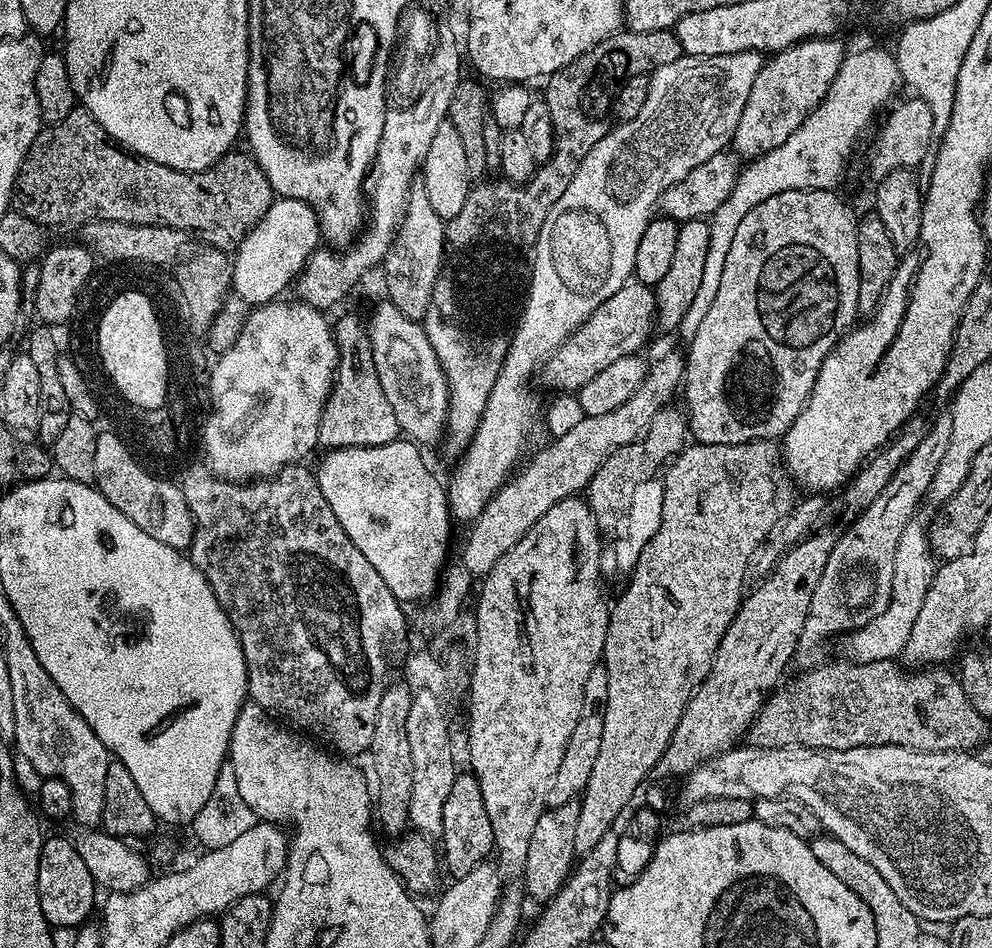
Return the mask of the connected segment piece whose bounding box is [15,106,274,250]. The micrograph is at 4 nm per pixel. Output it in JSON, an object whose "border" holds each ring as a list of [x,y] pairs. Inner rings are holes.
{"border":[[[78,106],[74,110],[70,110],[70,114],[66,114],[66,118],[62,118],[56,124],[48,124],[41,127],[40,133],[34,138],[34,142],[30,146],[30,150],[26,154],[26,158],[20,167],[20,173],[16,176],[15,191],[24,195],[25,204],[22,205],[23,211],[27,213],[33,220],[45,226],[51,224],[72,224],[77,222],[87,222],[90,220],[117,220],[118,222],[126,222],[127,224],[161,224],[167,228],[177,228],[185,234],[194,235],[200,239],[209,248],[219,248],[221,250],[235,249],[237,244],[241,244],[246,238],[246,234],[251,228],[261,220],[266,214],[266,210],[272,204],[274,193],[270,182],[266,178],[266,174],[258,166],[258,162],[247,151],[239,152],[233,150],[227,152],[216,164],[210,165],[206,170],[201,172],[183,172],[182,170],[174,170],[170,166],[162,166],[162,162],[154,162],[145,156],[135,155],[111,140],[102,130],[102,126],[98,126],[98,122],[88,113],[83,106]]]}

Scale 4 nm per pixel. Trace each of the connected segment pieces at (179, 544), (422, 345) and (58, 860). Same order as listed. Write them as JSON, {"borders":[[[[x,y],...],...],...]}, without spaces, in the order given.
{"borders":[[[[111,430],[101,431],[94,450],[95,487],[111,504],[118,506],[138,530],[146,530],[150,538],[158,538],[158,542],[171,548],[191,549],[196,523],[186,498],[182,498],[180,487],[161,478],[149,479],[146,470],[141,471],[133,461],[126,446]]],[[[391,302],[383,303],[384,304],[378,305],[377,308],[373,310],[372,317],[367,317],[366,320],[370,346],[374,354],[374,370],[378,370],[378,382],[382,382],[382,390],[386,393],[386,402],[390,402],[390,410],[394,410],[394,418],[398,418],[398,426],[400,427],[401,433],[403,433],[407,439],[420,446],[425,446],[424,444],[439,445],[448,423],[448,383],[444,377],[442,366],[438,362],[438,354],[434,354],[434,346],[430,346],[430,338],[426,338],[423,323],[406,318],[406,314],[402,314],[402,310],[398,310],[398,306],[394,306]]],[[[67,835],[48,836],[40,851],[38,862],[38,902],[49,925],[56,930],[75,930],[89,919],[98,885],[78,850],[74,850]]]]}

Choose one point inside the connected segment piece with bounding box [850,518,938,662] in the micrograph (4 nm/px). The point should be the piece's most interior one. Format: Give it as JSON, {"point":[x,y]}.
{"point":[883,638]}

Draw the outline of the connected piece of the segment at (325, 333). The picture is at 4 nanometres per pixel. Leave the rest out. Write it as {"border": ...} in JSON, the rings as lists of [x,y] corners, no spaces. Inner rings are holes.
{"border":[[[295,302],[296,304],[261,304],[253,307],[248,313],[246,322],[242,326],[242,334],[238,334],[238,342],[230,346],[230,350],[225,352],[224,360],[216,369],[216,377],[213,380],[213,395],[215,397],[216,412],[208,426],[208,452],[211,452],[212,464],[216,471],[223,472],[226,476],[247,476],[251,481],[255,478],[267,478],[275,476],[276,473],[284,469],[287,464],[295,464],[305,459],[311,448],[317,447],[318,426],[322,418],[322,412],[328,401],[328,396],[332,392],[332,381],[336,378],[336,363],[340,360],[338,346],[336,345],[336,334],[333,325],[328,324],[328,320],[323,311],[312,308],[309,304]]]}

